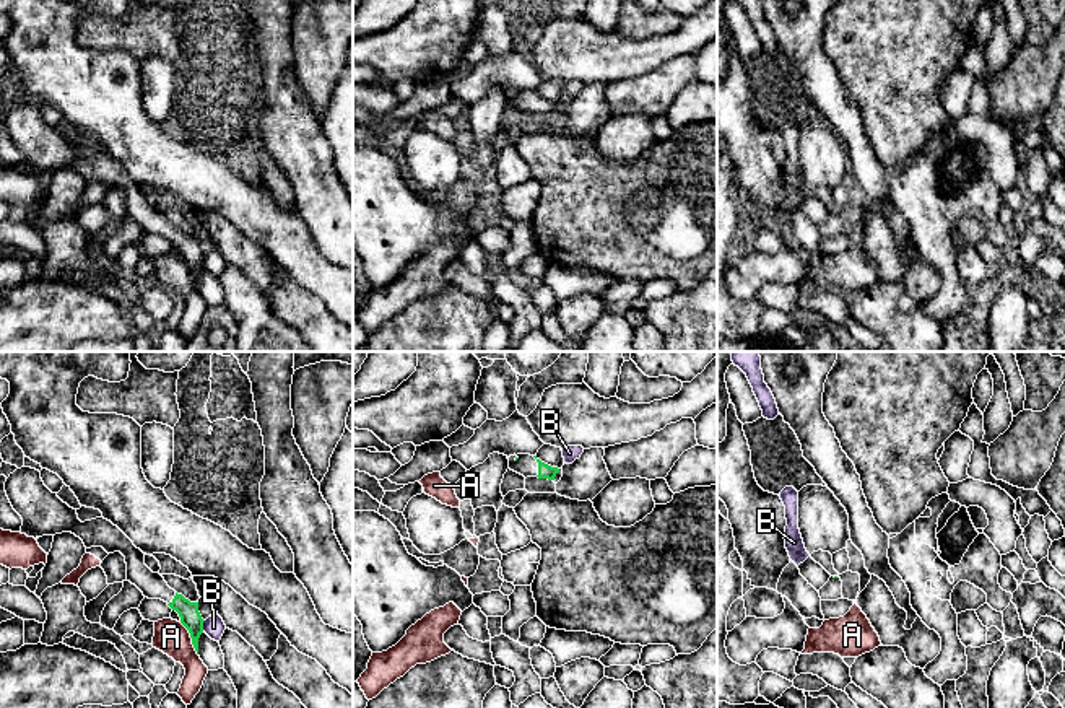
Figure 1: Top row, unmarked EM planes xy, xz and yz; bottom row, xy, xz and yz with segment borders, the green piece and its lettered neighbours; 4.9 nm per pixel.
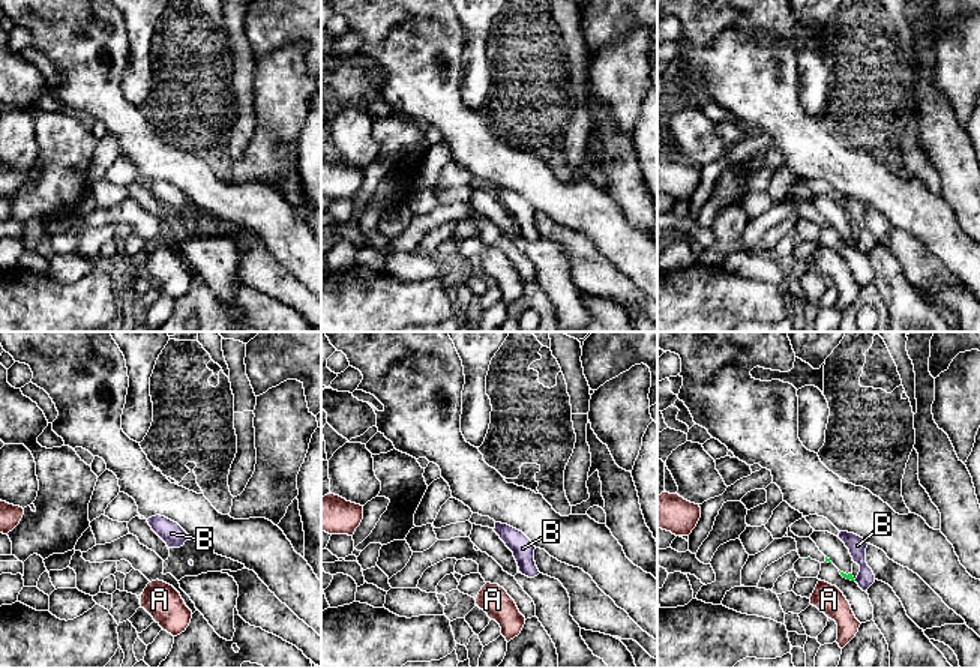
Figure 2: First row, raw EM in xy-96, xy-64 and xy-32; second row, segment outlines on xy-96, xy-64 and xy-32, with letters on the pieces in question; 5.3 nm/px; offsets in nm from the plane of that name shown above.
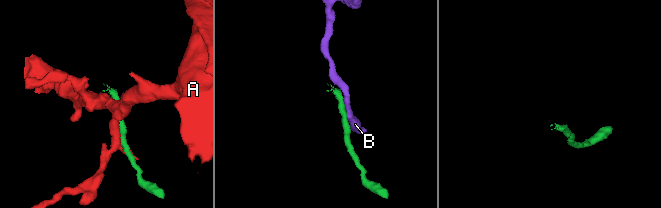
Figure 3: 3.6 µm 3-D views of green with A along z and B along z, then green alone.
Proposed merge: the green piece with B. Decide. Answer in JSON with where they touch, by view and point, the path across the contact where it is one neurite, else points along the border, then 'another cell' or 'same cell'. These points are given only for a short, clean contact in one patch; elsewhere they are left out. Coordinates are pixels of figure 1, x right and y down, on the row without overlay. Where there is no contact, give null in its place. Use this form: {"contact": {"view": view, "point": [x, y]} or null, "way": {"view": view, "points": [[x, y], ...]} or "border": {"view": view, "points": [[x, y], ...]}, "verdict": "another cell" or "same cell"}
{"contact": {"view": "xy", "point": [202, 261]}, "border": {"view": "xy", "points": [[205, 256], [202, 266]]}, "verdict": "another cell"}

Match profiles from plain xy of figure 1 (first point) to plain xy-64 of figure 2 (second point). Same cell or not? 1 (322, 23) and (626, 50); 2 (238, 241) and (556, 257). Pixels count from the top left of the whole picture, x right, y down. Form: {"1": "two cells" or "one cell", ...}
{"1": "one cell", "2": "two cells"}

